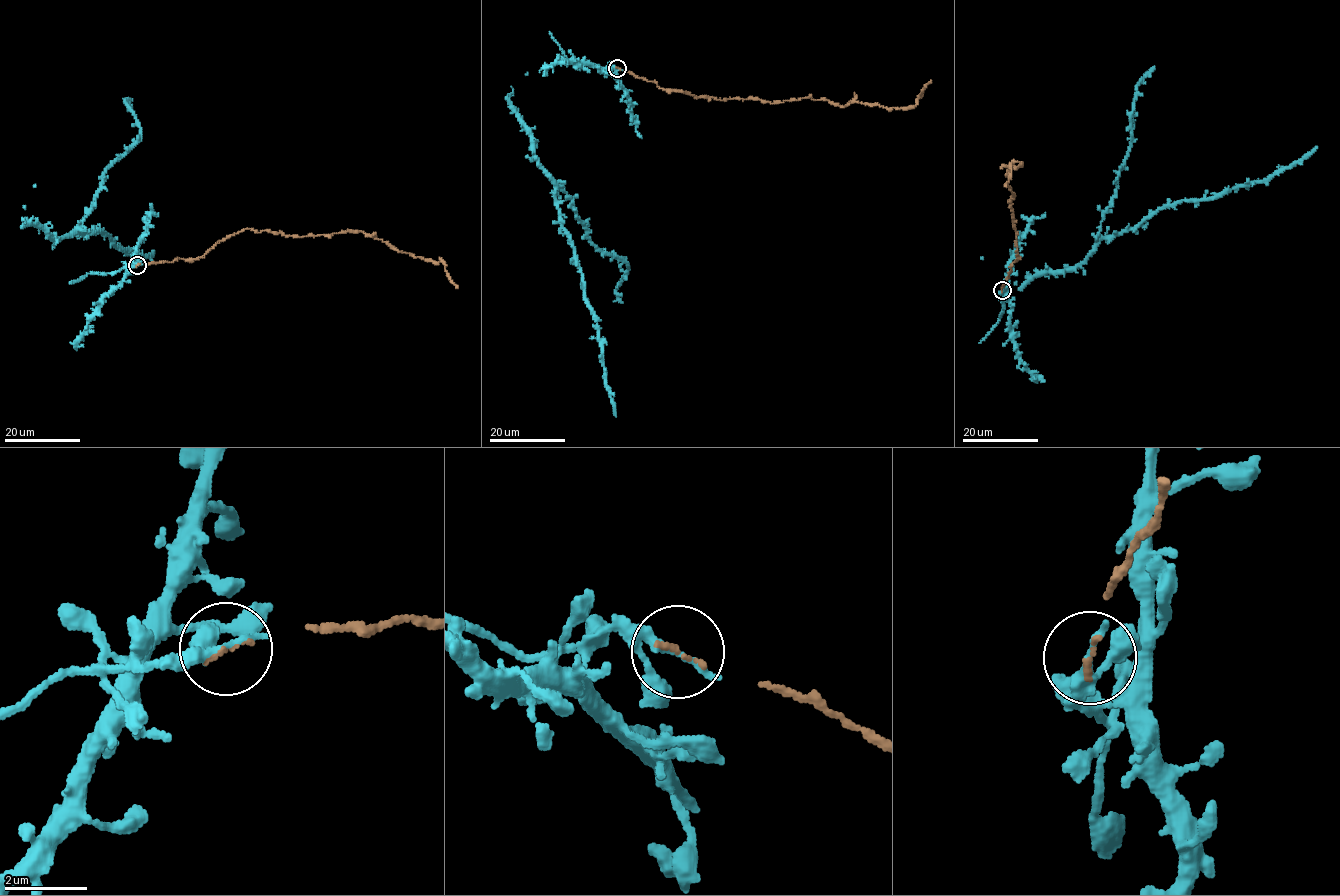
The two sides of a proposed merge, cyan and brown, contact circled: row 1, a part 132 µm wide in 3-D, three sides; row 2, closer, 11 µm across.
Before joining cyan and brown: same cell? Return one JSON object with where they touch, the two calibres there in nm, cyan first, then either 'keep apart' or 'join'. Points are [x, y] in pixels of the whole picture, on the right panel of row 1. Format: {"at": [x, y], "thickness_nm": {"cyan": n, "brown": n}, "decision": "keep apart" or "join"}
{"at": [1002, 290], "thickness_nm": {"cyan": 200, "brown": 100}, "decision": "join"}

